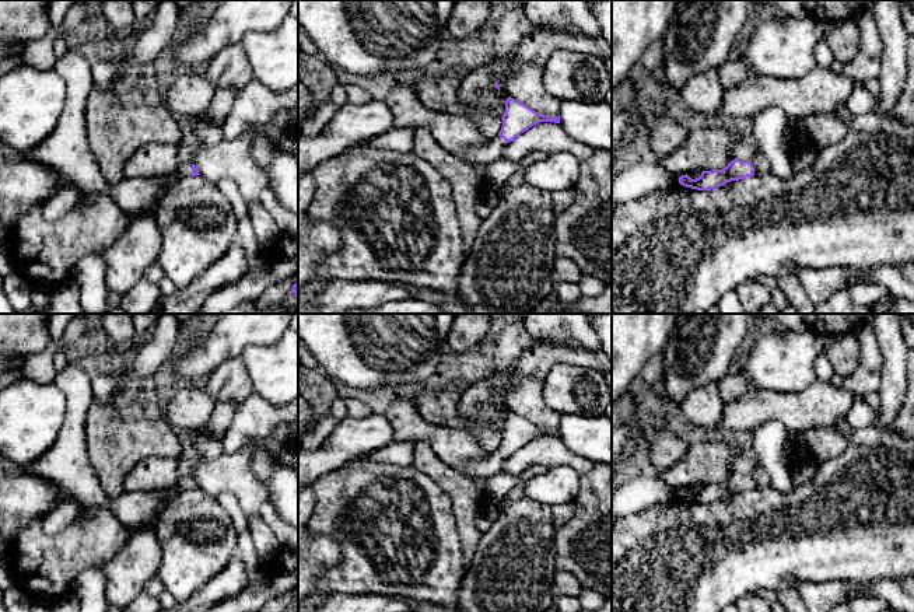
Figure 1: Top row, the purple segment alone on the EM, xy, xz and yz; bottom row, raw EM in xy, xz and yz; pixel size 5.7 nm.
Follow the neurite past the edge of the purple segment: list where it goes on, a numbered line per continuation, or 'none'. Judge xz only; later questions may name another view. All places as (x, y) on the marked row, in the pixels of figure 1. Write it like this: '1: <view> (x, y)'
1: xz (484, 154)

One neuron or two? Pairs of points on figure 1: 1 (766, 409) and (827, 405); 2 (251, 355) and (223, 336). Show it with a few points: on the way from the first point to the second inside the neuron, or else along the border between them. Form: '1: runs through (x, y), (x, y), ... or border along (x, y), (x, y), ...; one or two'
1: runs through (781, 408), (812, 408); one
2: border along (276, 341), (269, 345), (248, 345), (240, 355); two

